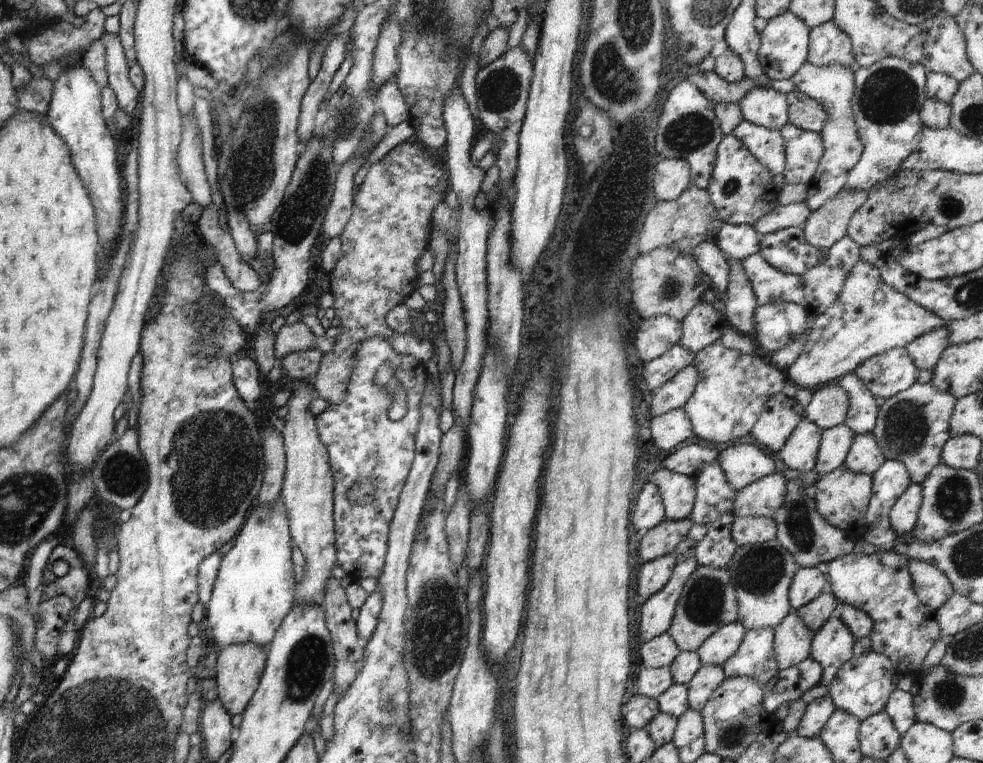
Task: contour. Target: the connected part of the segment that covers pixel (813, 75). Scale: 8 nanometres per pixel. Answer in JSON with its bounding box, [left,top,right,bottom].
[789,61,863,211]

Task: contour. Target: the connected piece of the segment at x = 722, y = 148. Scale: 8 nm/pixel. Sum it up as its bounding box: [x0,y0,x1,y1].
[706,133,780,226]

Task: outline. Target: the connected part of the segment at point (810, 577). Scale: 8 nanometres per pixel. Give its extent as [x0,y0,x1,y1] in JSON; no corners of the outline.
[789,567,826,609]

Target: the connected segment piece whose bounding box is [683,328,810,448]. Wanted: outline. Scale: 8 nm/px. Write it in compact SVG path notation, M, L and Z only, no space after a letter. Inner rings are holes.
M809 328L800 338L792 340L790 346L770 354L772 364L766 364L756 354L756 350L754 354L742 354L740 350L726 348L720 342L696 353L692 365L695 365L699 372L699 381L693 396L688 398L688 402L683 406L686 416L692 423L693 434L702 440L717 444L719 448L751 434L760 413L764 410L766 400L782 393L782 388L789 382L786 370L802 354L802 348L808 340L808 332Z

